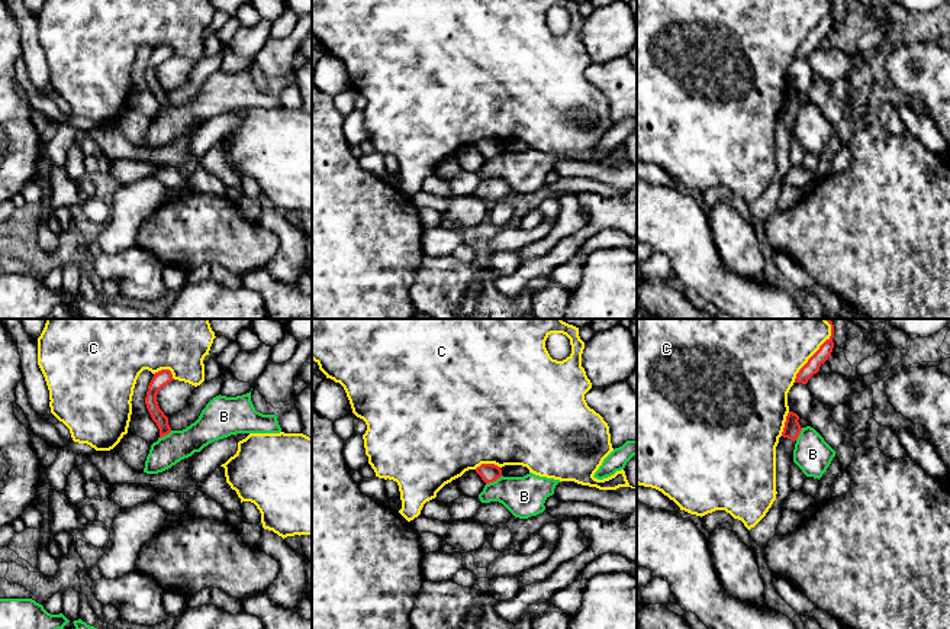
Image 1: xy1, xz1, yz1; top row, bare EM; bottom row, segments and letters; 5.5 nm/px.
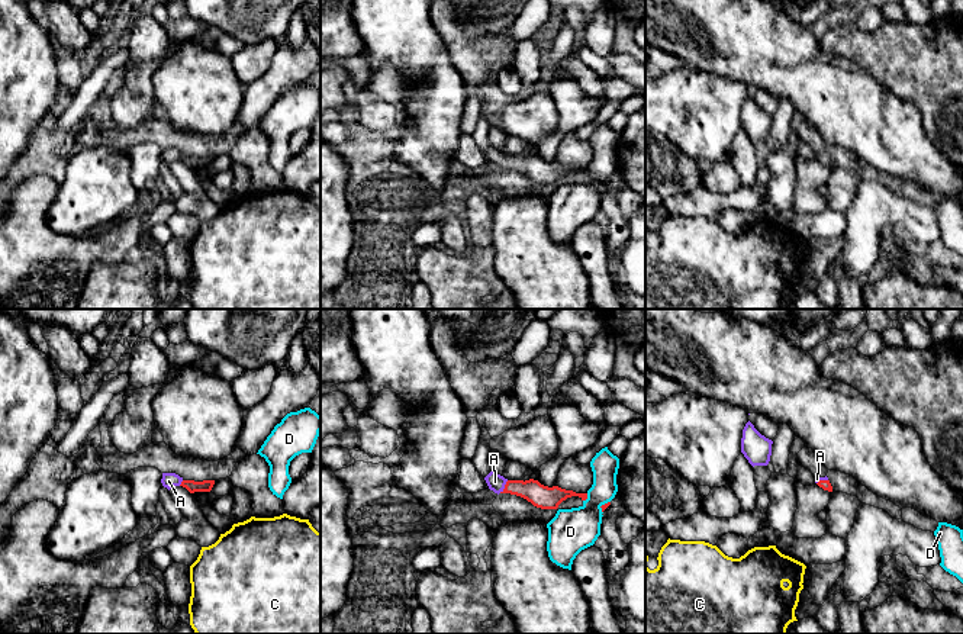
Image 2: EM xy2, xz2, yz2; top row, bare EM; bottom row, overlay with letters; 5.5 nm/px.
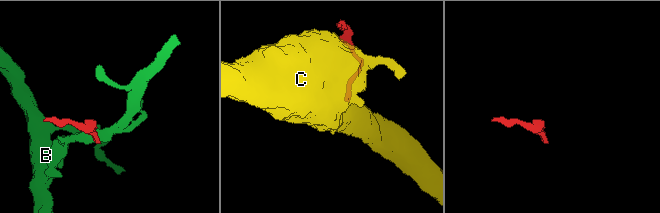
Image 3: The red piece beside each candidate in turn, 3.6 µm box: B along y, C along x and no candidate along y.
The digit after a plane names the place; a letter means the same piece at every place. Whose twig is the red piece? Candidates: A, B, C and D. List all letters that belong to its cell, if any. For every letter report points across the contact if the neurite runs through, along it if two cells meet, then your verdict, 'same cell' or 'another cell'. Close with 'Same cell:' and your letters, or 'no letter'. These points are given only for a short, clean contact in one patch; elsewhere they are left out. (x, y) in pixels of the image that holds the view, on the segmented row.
A: another cell
B: border xz1 (502, 476), (486, 484); another cell
C: another cell
D: border xz2 (588, 493), (583, 501); another cell
Same cell: no letter

